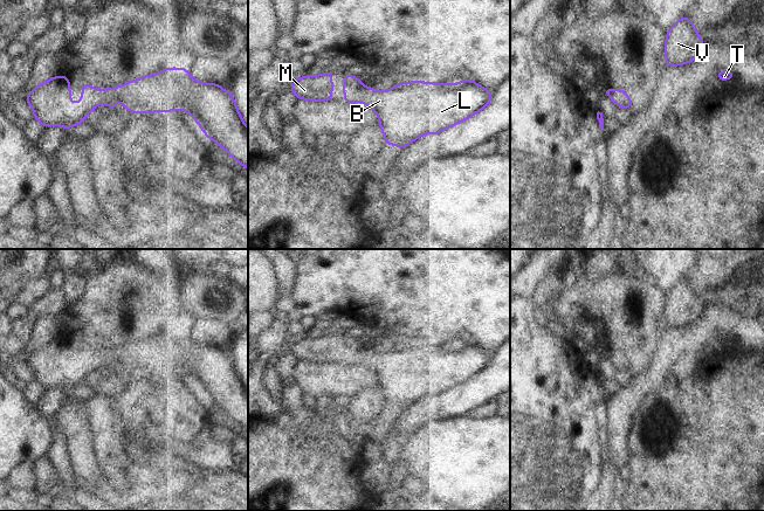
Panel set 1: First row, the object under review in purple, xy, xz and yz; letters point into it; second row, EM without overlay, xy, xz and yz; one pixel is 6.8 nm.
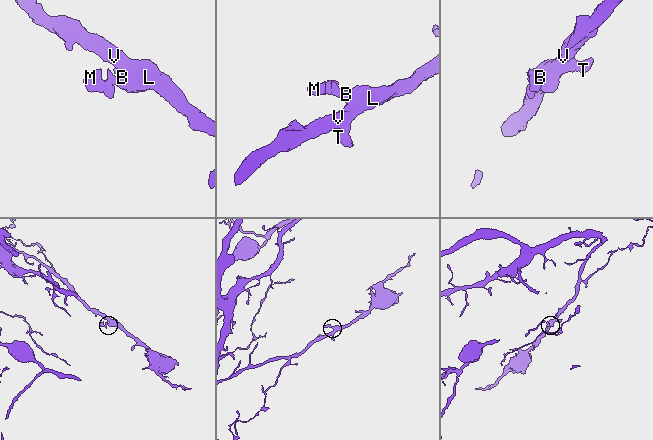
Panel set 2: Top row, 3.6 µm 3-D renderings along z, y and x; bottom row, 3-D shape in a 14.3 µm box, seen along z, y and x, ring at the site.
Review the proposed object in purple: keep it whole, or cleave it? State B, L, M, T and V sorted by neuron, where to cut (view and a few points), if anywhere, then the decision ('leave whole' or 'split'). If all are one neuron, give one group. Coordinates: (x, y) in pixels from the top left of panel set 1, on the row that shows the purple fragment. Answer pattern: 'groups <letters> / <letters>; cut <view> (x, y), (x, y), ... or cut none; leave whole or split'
groups B L M T V; cut none; leave whole

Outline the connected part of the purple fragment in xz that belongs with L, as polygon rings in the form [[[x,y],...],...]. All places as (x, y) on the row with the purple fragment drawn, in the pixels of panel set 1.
[[[344,74],[344,102],[359,101],[376,111],[386,145],[399,149],[420,136],[436,134],[464,122],[484,109],[491,95],[472,80],[456,84],[401,82],[387,91],[376,91]]]

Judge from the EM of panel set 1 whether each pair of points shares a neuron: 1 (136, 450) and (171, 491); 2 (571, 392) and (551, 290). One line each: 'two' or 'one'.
1: one
2: two

